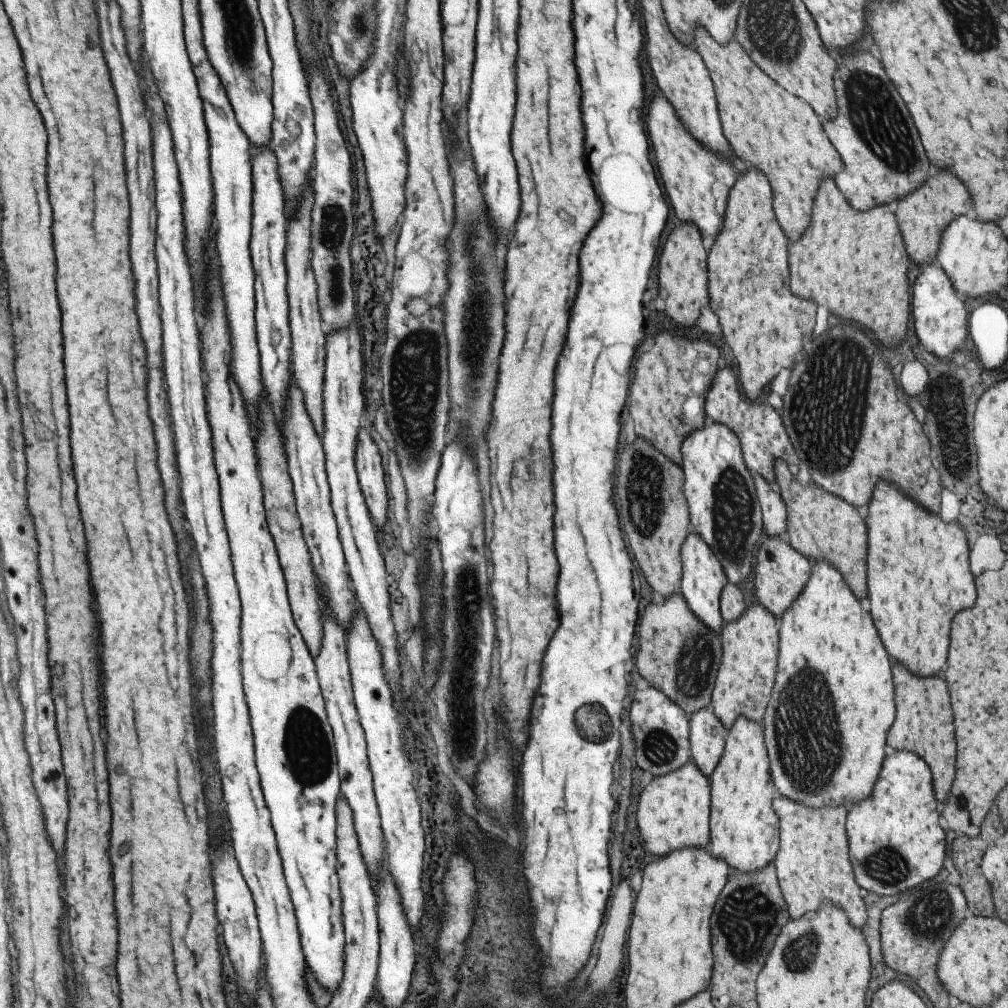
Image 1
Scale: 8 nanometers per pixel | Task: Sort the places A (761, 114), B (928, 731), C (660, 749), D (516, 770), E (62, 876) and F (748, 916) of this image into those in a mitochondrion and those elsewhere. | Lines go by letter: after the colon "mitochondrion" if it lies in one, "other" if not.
A: other
B: other
C: mitochondrion
D: other
E: other
F: mitochondrion

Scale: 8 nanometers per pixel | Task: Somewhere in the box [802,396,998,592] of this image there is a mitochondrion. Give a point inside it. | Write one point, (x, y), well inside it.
(953, 438)

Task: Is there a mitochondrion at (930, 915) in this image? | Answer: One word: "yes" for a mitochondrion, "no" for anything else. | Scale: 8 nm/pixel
yes

